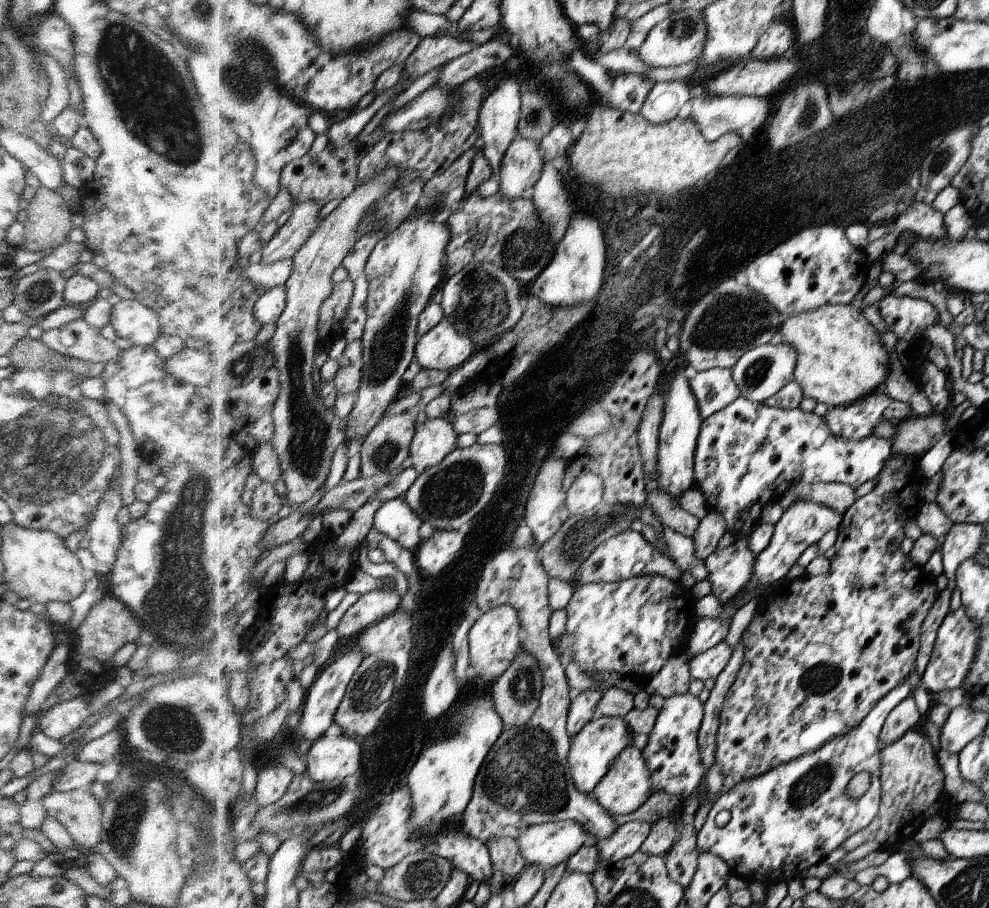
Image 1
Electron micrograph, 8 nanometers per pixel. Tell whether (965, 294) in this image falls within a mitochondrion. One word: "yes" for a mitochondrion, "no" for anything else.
no

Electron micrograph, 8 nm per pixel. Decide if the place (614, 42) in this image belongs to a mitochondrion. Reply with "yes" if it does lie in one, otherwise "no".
no

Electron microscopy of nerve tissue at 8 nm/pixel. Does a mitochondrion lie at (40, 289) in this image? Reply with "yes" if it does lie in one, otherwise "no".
yes

